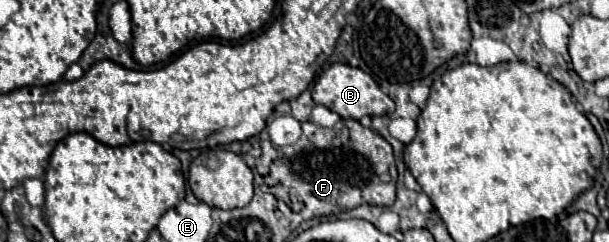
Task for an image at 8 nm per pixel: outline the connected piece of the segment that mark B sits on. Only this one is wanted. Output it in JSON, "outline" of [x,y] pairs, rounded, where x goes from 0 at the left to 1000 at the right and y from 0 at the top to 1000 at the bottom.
{"outline":[[[548,260],[532,302],[522,310],[512,368],[512,409],[522,434],[532,434],[555,467],[562,492],[591,492],[598,475],[644,475],[647,467],[647,417],[624,376],[621,343],[598,302],[594,285],[575,277],[568,260]]]}

